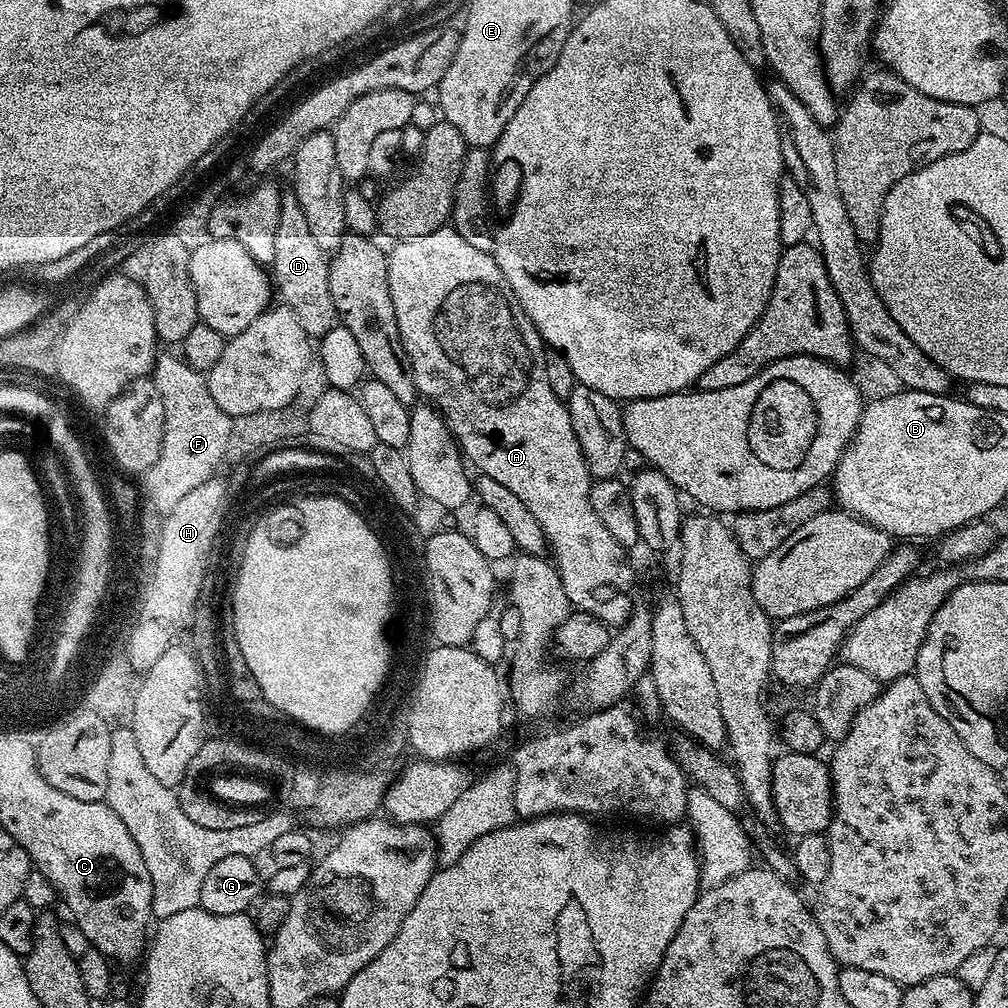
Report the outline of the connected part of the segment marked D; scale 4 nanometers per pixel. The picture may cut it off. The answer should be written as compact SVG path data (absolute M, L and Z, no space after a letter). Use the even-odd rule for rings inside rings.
M286 190L281 193L279 220L277 233L274 236L274 262L272 263L272 278L277 290L283 298L281 300L285 307L288 307L298 321L298 326L305 330L310 338L321 338L336 325L335 308L333 298L330 295L328 256L307 225L306 216L298 204L296 193Z

